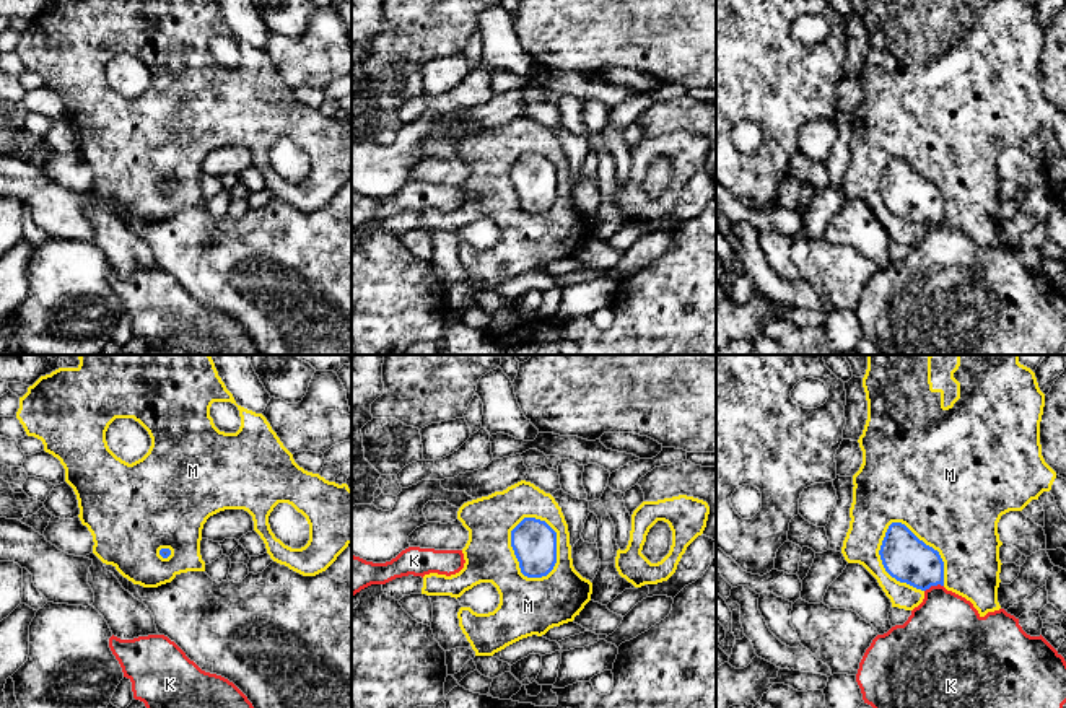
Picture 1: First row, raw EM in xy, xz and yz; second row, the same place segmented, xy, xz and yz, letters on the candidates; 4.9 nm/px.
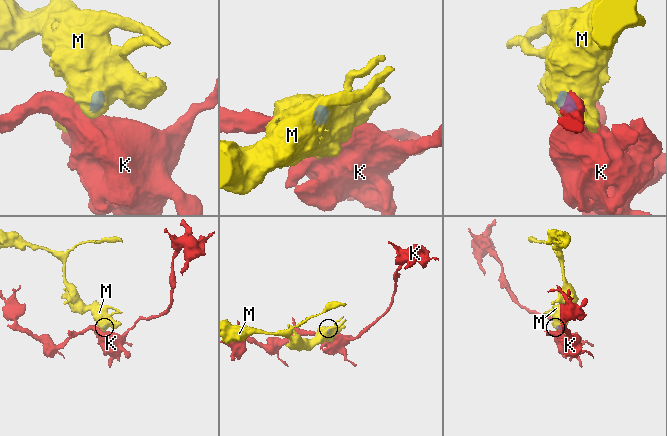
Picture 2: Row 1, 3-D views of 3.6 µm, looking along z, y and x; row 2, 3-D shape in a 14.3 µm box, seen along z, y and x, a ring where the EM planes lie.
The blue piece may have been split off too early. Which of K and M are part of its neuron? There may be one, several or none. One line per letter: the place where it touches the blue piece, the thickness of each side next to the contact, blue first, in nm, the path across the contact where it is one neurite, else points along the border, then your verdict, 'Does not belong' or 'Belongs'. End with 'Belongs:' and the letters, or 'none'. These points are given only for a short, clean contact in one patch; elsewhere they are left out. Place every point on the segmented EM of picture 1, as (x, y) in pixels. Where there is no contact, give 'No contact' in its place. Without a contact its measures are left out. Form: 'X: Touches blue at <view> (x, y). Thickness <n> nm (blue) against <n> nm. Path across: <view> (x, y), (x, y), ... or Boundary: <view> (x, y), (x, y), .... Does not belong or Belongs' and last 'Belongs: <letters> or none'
K: Touches blue at yz (933, 585). Thickness 240 nm (blue) against 380 nm. Path across: yz (907, 559), (933, 585), (944, 619), (944, 633). Belongs
M: Touches blue at yz (931, 547). Thickness 240 nm (blue) against 480 nm. Boundary: yz (892, 521), (904, 523), (938, 552), (943, 562), (944, 585). Does not belong
Belongs: K

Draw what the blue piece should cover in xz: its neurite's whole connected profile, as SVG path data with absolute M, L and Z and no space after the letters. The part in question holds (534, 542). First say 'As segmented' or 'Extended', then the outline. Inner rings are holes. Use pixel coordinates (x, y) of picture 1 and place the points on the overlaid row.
As segmented. M524 518L511 531L511 547L527 578L547 576L557 563L557 532L535 518Z

